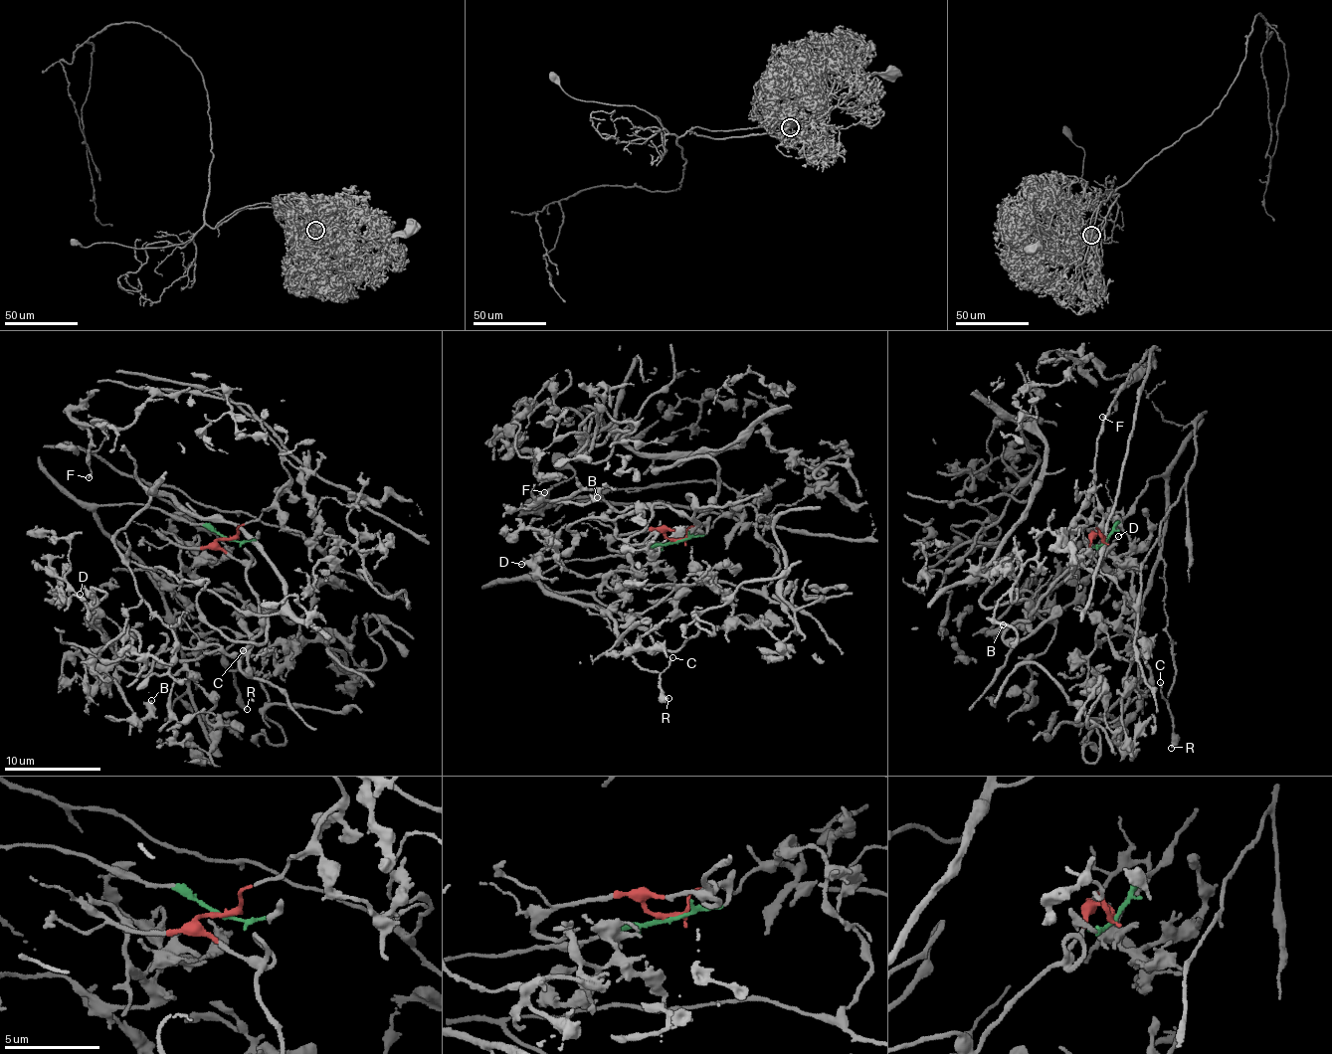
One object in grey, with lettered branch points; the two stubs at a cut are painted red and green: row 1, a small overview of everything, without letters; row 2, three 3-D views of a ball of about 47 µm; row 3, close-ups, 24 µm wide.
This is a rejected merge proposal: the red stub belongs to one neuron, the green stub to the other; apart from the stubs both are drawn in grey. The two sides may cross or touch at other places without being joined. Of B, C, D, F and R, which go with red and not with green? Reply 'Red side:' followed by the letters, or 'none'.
Red side: B, D, F

